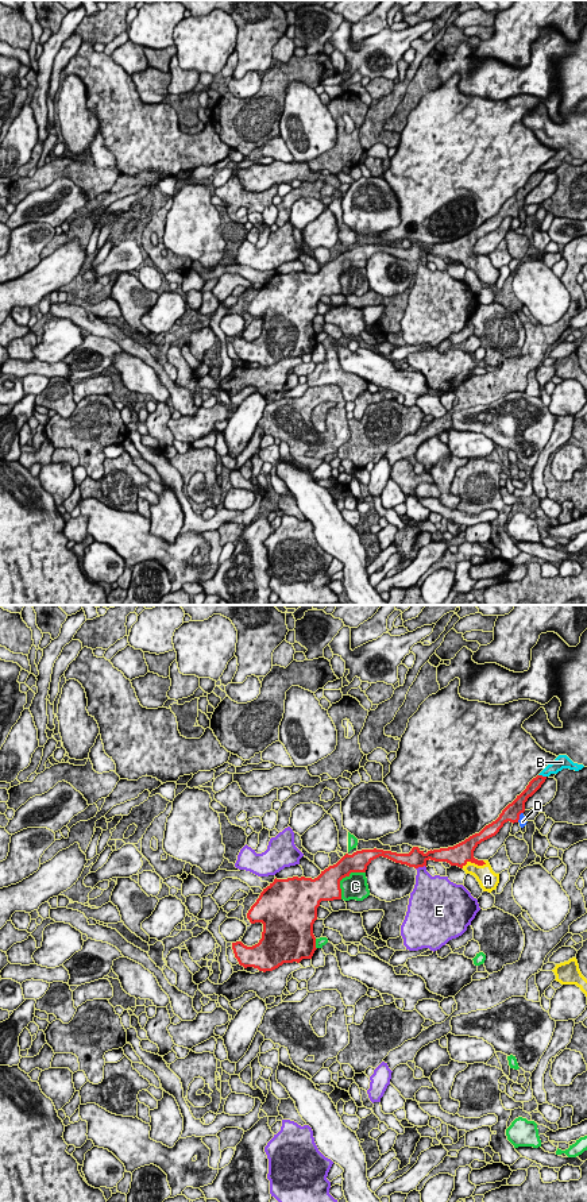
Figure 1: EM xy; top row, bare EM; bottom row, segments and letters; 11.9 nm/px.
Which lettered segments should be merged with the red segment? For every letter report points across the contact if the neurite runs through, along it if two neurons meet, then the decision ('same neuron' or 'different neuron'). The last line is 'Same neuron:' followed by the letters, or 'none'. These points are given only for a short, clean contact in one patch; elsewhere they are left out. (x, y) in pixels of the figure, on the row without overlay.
A: runs through xy (458, 250), (467, 257), (474, 257), (485, 270); same neuron
B: different neuron
C: different neuron
D: different neuron
E: different neuron
Same neuron: A

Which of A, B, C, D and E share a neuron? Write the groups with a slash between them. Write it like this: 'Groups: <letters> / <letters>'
Groups: A / B / C / D / E

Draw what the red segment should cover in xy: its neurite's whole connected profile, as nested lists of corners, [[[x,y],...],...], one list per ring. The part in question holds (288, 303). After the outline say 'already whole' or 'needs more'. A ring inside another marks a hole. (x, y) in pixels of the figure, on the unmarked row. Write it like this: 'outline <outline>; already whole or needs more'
outline [[[542,170],[533,173],[495,216],[453,242],[430,244],[426,249],[418,242],[413,242],[409,249],[376,243],[362,244],[352,250],[345,249],[314,274],[275,273],[263,284],[247,308],[251,319],[263,319],[262,334],[252,342],[247,342],[242,336],[232,338],[235,352],[244,363],[254,362],[263,367],[273,366],[283,358],[312,354],[317,344],[313,319],[317,315],[320,297],[341,294],[340,276],[350,271],[351,267],[366,267],[367,261],[379,251],[414,263],[426,262],[429,254],[447,257],[463,263],[466,269],[474,270],[483,286],[491,288],[499,278],[499,269],[493,266],[488,255],[475,254],[474,246],[482,236],[495,231],[505,217],[518,217],[520,209],[525,207],[525,197],[545,174],[547,172]]]; needs more

